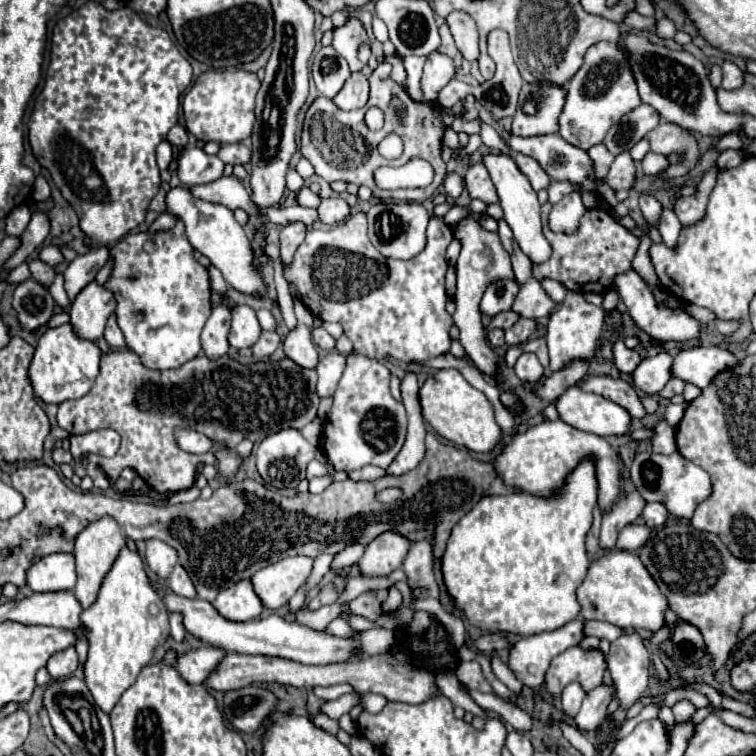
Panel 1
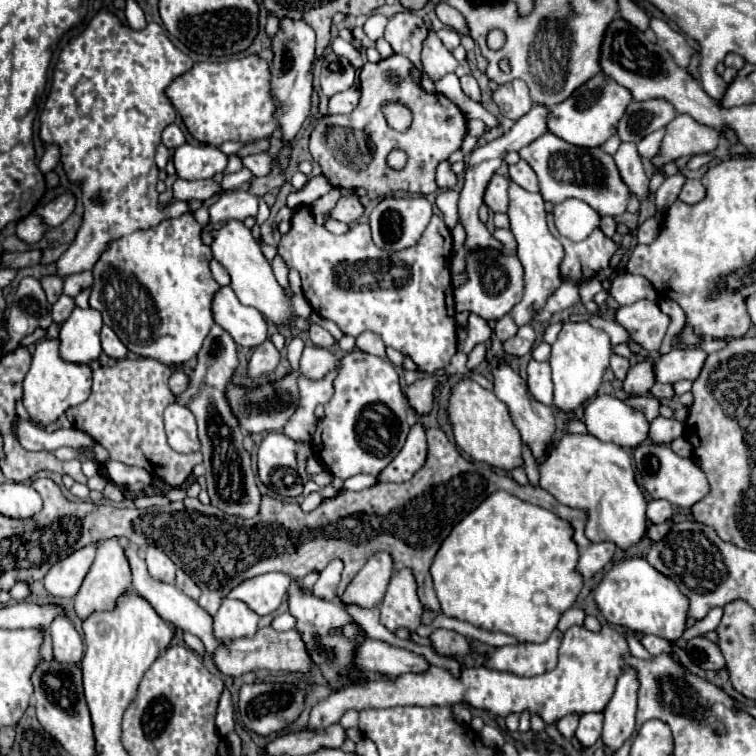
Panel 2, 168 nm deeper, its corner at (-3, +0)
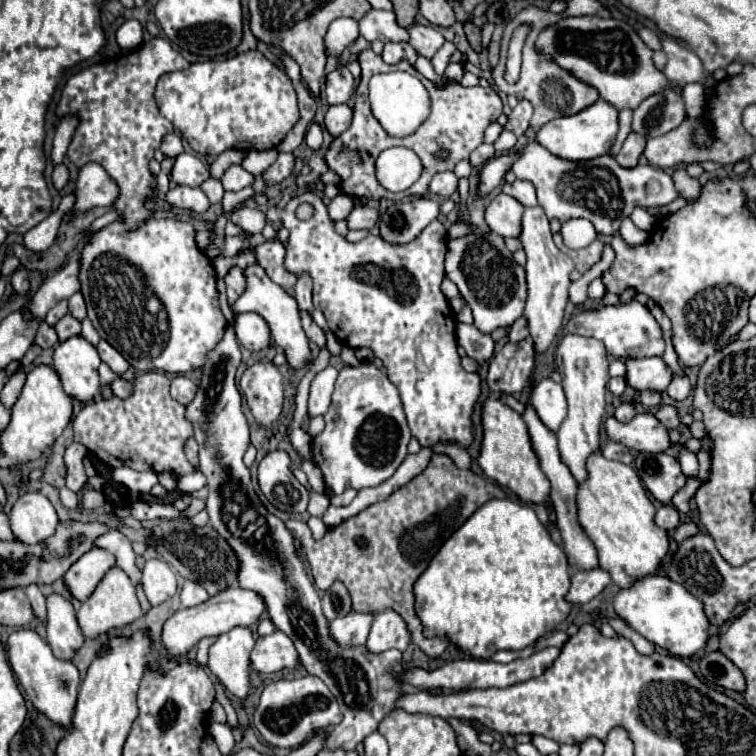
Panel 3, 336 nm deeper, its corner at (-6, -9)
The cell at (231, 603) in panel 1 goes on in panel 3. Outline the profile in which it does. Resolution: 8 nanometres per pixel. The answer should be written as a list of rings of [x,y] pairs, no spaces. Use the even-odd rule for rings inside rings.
[[[234,627],[220,635],[210,647],[210,671],[220,683],[240,701],[244,701],[252,689],[250,683],[250,651],[254,649],[254,637],[246,627]]]

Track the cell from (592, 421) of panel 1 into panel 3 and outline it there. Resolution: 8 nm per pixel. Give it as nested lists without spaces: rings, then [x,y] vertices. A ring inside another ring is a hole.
[[[650,413],[636,415],[630,423],[620,423],[614,417],[608,417],[604,429],[612,441],[624,443],[628,449],[664,453],[672,447],[668,429],[664,429],[664,425],[660,425],[660,421]]]

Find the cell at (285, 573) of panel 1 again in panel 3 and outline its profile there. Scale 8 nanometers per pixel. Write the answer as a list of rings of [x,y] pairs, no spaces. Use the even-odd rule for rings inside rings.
[[[224,589],[224,593],[216,593],[214,597],[210,597],[208,601],[190,607],[190,609],[178,609],[162,627],[162,647],[164,647],[164,655],[160,655],[154,663],[148,663],[146,669],[152,673],[162,673],[164,665],[174,657],[174,655],[186,655],[194,645],[198,645],[198,641],[202,637],[218,637],[222,633],[228,633],[228,629],[234,627],[252,627],[258,623],[260,615],[266,611],[262,599],[248,591],[248,589]]]

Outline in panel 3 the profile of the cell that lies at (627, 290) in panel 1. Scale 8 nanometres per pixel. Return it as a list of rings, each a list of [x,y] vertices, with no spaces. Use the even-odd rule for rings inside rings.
[[[632,301],[632,303],[620,303],[620,305],[608,305],[592,311],[584,311],[576,317],[572,317],[566,325],[570,333],[594,337],[606,345],[606,351],[614,355],[616,359],[628,359],[628,357],[662,357],[664,355],[664,335],[662,327],[654,319],[654,315],[648,311],[648,307]]]

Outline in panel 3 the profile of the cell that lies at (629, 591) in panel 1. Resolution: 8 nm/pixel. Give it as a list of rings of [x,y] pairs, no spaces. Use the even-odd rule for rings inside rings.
[[[648,575],[636,581],[630,589],[622,589],[614,597],[614,611],[650,643],[666,649],[676,657],[696,655],[700,649],[706,647],[710,639],[710,621],[704,613],[704,603],[668,577]]]

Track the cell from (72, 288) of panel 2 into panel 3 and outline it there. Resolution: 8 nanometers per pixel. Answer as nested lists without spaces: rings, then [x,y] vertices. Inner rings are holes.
[[[74,293],[68,299],[68,309],[70,309],[72,317],[76,317],[78,321],[82,321],[86,317],[86,305],[84,305],[84,299],[82,299],[82,293]]]

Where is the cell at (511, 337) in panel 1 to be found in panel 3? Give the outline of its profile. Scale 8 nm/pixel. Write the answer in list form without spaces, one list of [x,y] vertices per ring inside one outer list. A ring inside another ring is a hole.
[[[530,339],[518,343],[506,343],[500,353],[490,361],[488,369],[488,387],[498,393],[518,393],[522,391],[534,367],[534,347]]]

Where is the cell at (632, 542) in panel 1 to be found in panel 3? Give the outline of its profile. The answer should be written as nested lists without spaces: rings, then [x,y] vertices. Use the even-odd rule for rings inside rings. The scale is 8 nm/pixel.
[[[682,523],[676,531],[674,531],[674,539],[678,541],[678,543],[682,543],[684,539],[688,539],[688,537],[692,537],[692,535],[696,535],[698,533],[698,525],[696,523]]]

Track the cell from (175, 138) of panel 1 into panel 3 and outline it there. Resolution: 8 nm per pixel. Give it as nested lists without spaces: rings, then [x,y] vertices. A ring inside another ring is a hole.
[[[168,133],[168,135],[162,139],[160,151],[162,151],[166,157],[178,157],[178,155],[184,151],[180,135],[178,135],[178,133]]]

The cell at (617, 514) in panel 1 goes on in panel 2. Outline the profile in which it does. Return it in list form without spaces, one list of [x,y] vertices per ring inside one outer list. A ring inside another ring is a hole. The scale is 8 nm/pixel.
[[[601,542],[601,544],[591,544],[579,558],[577,570],[583,574],[583,578],[591,578],[595,576],[599,570],[603,570],[613,554],[615,554],[617,546],[613,542]]]

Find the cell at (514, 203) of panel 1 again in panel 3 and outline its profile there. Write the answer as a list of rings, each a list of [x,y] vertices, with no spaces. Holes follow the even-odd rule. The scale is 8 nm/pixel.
[[[530,207],[524,211],[520,241],[522,241],[526,257],[528,257],[528,261],[526,261],[528,299],[526,299],[524,317],[528,319],[530,337],[534,339],[536,353],[544,353],[550,347],[550,343],[554,341],[554,337],[562,325],[562,319],[564,319],[564,309],[568,303],[570,273],[574,269],[574,261],[554,245],[550,221],[548,221],[544,209],[540,209],[540,207]]]

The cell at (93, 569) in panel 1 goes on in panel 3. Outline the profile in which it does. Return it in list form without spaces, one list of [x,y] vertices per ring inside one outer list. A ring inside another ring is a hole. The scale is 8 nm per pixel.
[[[114,567],[100,581],[96,591],[88,597],[88,601],[82,603],[82,607],[78,609],[76,617],[78,617],[78,625],[80,625],[80,629],[84,633],[84,637],[88,637],[88,639],[96,639],[100,635],[106,635],[110,629],[118,629],[118,627],[130,625],[136,619],[140,619],[142,617],[142,609],[140,609],[140,603],[136,599],[136,589],[134,589],[132,581],[128,579],[128,575],[122,569]]]

